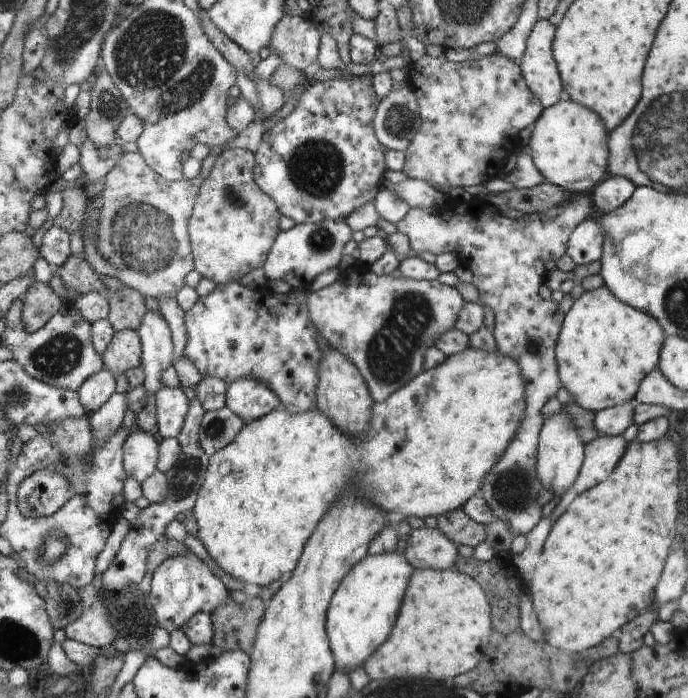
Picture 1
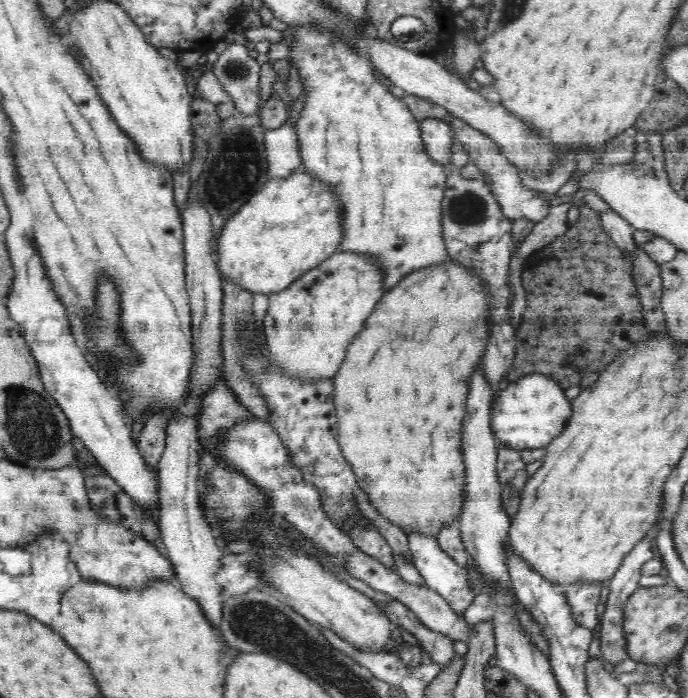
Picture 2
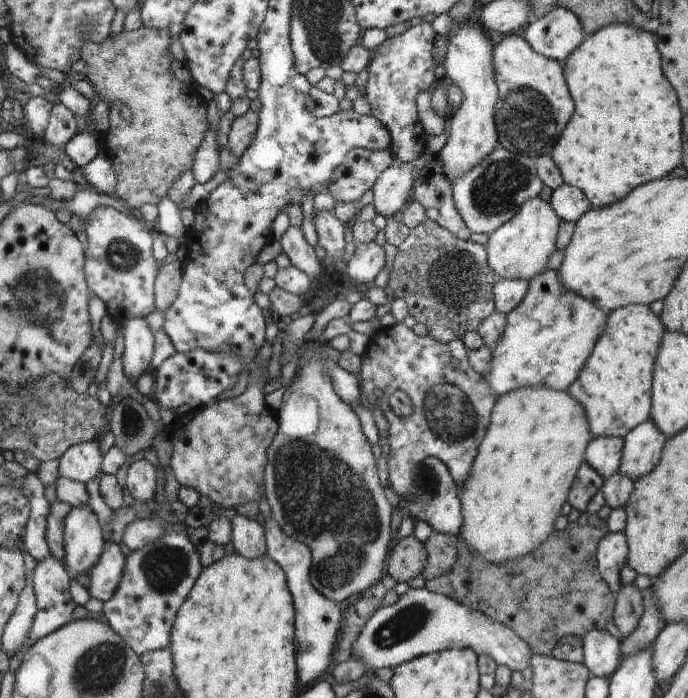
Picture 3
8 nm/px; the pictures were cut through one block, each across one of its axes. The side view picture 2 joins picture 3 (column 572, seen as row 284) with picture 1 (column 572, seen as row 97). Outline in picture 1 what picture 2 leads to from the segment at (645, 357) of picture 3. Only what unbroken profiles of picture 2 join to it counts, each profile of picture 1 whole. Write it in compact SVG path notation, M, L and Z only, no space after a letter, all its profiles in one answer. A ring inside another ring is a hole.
M606 285L585 291L565 314L557 343L558 374L574 402L590 412L635 400L639 384L660 363L665 332L648 312L624 304Z

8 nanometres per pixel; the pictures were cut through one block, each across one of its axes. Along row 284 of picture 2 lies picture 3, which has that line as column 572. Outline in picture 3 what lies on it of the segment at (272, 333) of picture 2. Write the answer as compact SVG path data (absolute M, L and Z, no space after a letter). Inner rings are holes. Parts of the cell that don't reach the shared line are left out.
M546 269L530 279L526 296L508 316L508 326L493 350L492 370L486 376L496 396L522 387L566 391L574 382L596 341L606 328L608 312L569 289L557 271Z

